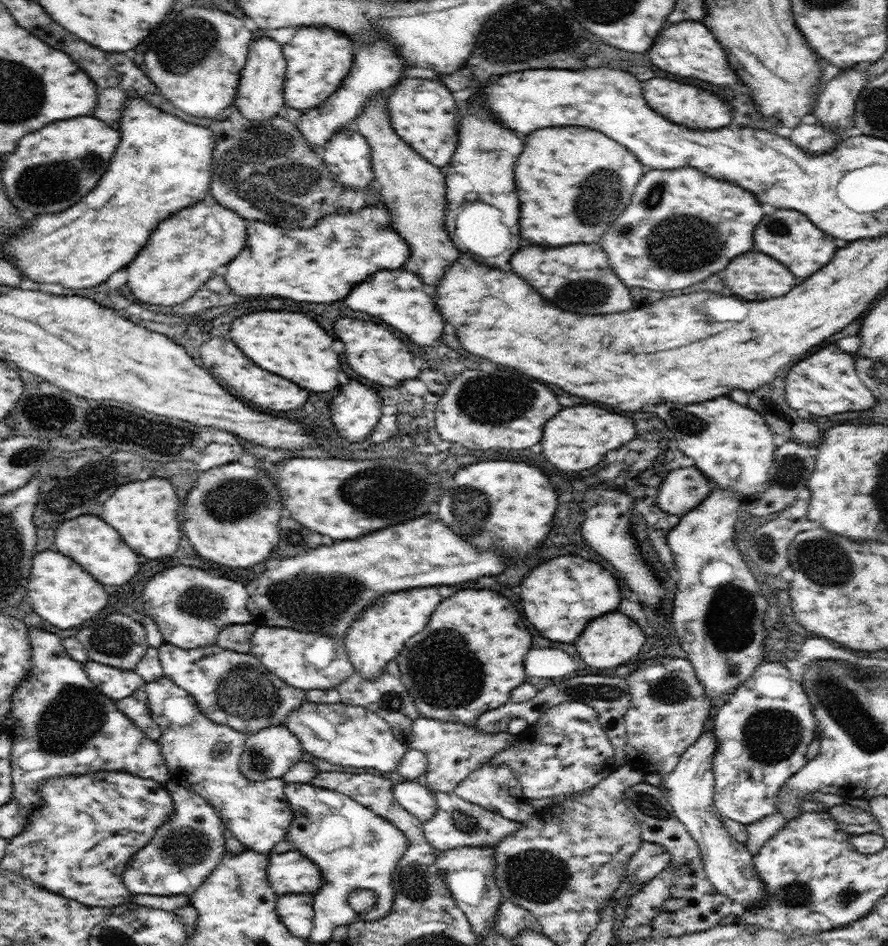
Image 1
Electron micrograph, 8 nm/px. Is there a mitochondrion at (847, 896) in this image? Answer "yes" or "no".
yes

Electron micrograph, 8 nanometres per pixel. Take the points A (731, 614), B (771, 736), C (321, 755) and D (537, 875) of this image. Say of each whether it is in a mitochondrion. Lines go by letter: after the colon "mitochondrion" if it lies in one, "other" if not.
A: mitochondrion
B: mitochondrion
C: other
D: mitochondrion

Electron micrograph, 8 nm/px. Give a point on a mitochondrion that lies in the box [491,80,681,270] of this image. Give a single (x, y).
(600, 193)

